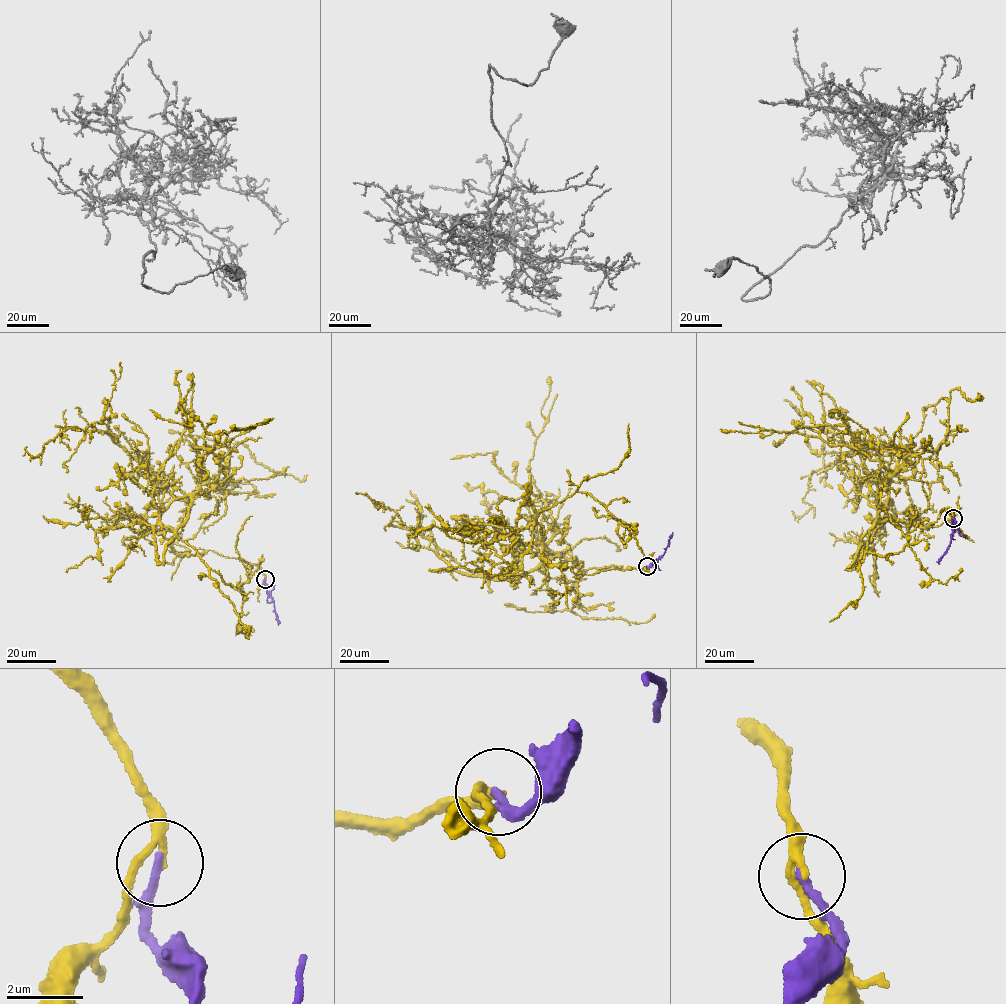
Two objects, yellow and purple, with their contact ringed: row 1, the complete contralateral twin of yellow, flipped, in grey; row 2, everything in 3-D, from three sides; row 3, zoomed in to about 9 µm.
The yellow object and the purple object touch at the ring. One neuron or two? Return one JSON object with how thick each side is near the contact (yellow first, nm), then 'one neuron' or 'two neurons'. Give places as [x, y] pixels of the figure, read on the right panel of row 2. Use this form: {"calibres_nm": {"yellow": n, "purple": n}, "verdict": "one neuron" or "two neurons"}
{"calibres_nm": {"yellow": 220, "purple": 240}, "verdict": "one neuron"}

